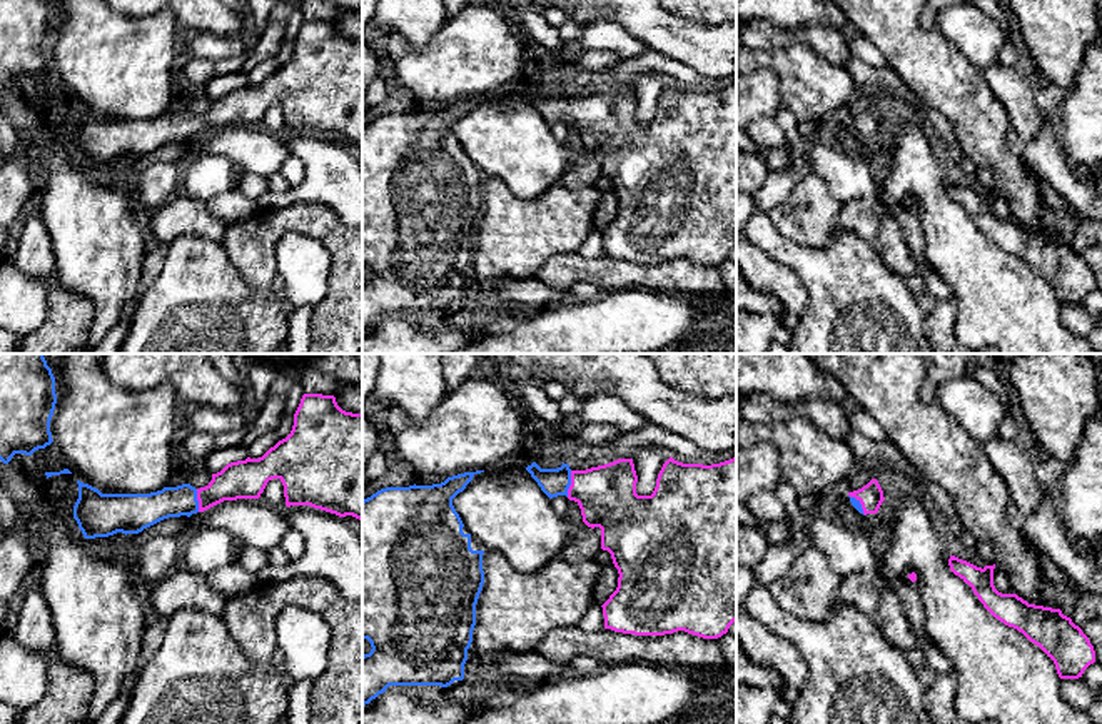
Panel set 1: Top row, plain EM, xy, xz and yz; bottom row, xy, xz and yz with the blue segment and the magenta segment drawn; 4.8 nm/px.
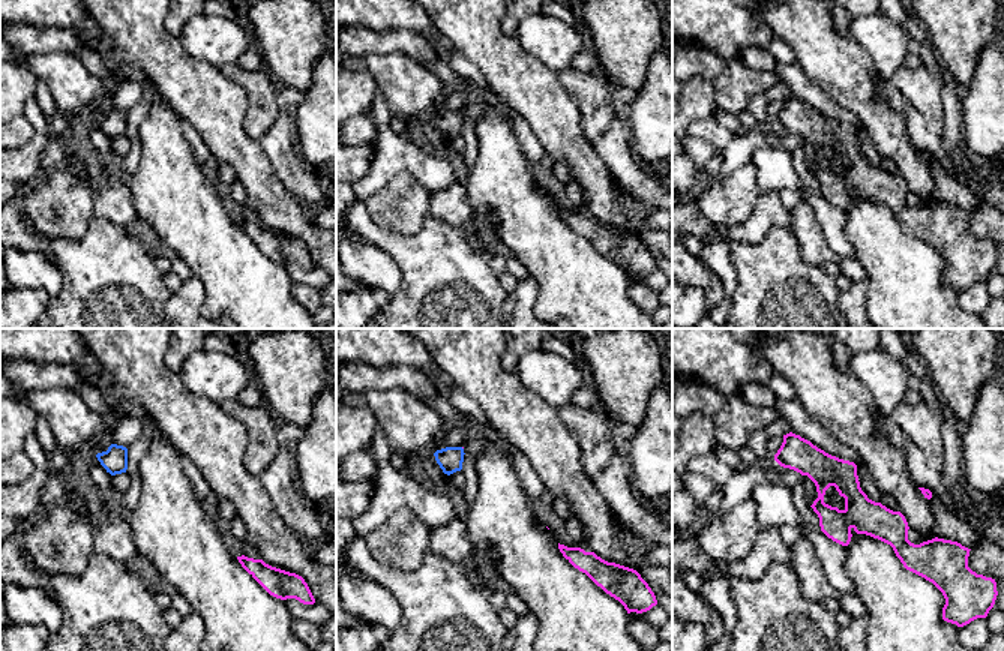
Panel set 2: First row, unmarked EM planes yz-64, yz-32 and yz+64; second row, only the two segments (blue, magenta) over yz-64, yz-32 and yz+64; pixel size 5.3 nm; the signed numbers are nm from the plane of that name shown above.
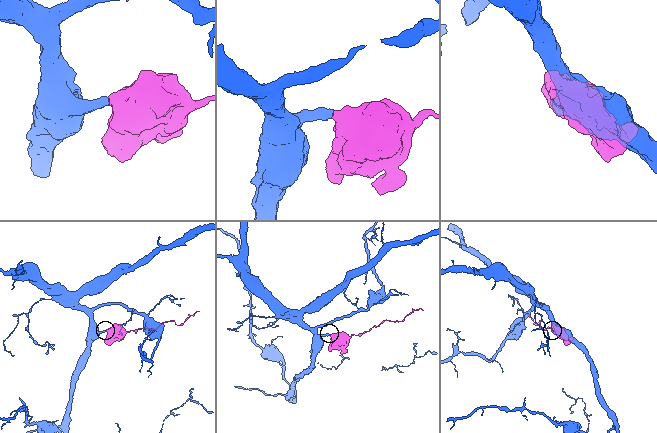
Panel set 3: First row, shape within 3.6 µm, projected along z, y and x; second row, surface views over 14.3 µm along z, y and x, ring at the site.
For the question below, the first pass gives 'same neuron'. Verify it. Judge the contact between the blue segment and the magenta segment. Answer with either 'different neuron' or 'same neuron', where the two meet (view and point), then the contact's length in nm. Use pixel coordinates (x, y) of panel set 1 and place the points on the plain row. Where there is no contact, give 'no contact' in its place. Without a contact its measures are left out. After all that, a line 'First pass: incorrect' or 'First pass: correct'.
same neuron | xz (570, 110) | 130 nm
First pass: correct

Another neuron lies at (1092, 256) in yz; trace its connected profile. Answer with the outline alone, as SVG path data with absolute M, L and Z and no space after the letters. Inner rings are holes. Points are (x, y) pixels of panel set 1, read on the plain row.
M1089 247L1080 252L1095 277L1095 287L1102 292L1102 247Z

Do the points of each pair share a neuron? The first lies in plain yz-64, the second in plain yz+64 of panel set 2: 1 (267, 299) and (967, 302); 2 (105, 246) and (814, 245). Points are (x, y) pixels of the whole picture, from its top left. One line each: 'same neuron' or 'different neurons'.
1: different neurons
2: different neurons

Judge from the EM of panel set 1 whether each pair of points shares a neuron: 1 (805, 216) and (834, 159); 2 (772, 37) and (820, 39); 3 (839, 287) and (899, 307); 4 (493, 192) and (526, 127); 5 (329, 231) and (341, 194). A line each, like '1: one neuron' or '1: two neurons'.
1: two neurons
2: one neuron
3: one neuron
4: two neurons
5: two neurons

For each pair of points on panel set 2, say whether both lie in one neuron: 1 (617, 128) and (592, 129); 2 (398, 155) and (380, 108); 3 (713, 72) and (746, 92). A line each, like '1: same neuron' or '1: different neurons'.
1: different neurons
2: same neuron
3: same neuron

